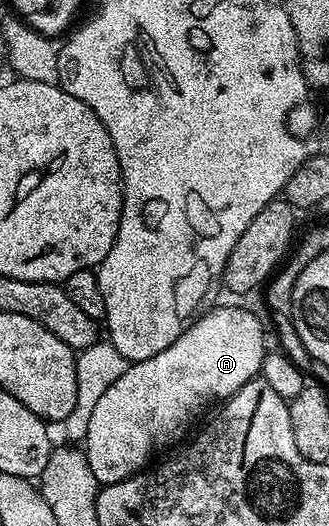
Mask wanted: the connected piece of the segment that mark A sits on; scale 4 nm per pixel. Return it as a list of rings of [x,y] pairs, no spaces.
[[[213,308],[206,316],[200,316],[186,327],[184,334],[171,342],[171,346],[167,346],[167,350],[155,354],[155,358],[130,363],[126,372],[100,395],[83,441],[85,457],[98,485],[114,484],[136,476],[150,463],[148,460],[153,452],[180,438],[181,431],[196,418],[200,408],[207,407],[212,400],[224,401],[247,382],[258,379],[267,351],[265,328],[260,318],[245,308]]]

